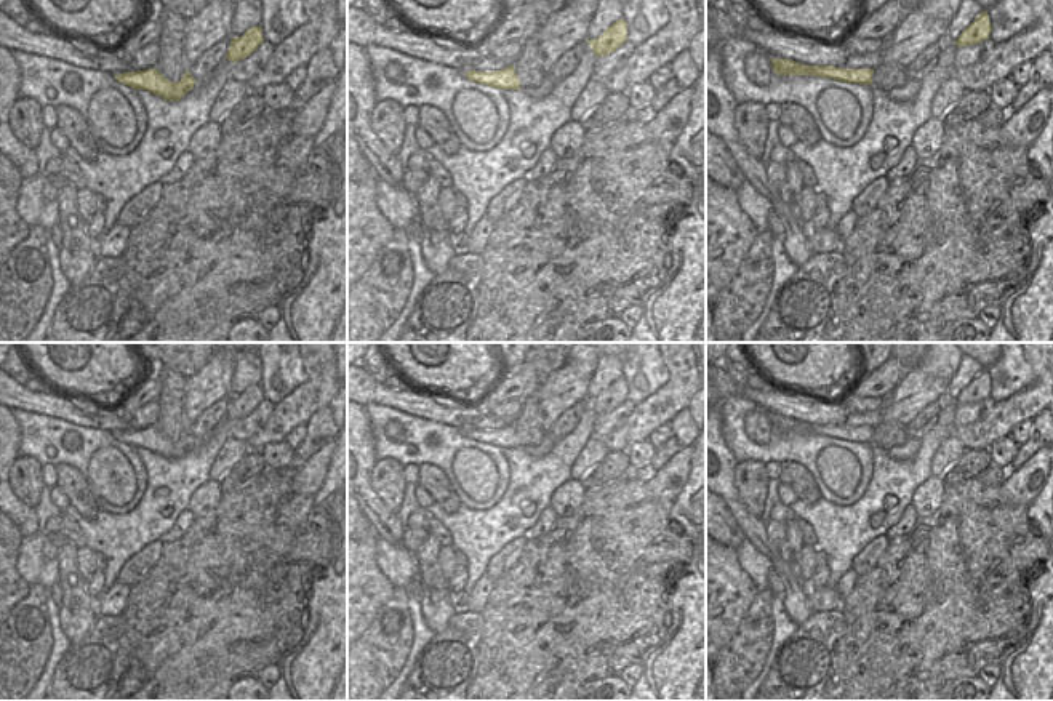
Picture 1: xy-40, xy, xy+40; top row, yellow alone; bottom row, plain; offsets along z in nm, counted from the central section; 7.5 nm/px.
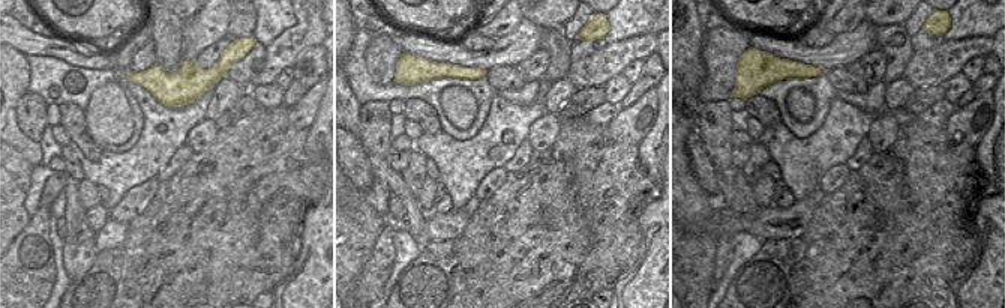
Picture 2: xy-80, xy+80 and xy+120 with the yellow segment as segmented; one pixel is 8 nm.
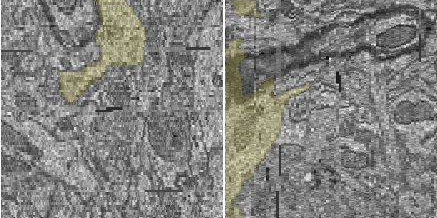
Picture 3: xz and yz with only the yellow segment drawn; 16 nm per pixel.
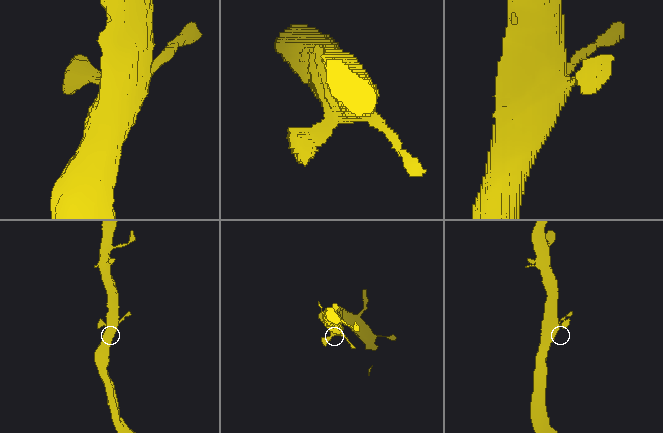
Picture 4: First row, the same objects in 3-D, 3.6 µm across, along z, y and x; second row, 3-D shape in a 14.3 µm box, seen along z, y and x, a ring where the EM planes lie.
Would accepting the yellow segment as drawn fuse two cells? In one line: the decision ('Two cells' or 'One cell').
One cell.

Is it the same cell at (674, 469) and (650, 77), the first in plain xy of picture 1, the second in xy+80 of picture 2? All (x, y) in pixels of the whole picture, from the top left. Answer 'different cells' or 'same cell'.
different cells

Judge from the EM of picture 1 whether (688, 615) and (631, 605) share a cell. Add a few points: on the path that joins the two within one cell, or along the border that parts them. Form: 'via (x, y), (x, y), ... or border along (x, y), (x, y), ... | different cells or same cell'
border along (680, 575), (672, 588), (672, 626), (658, 647) | different cells

